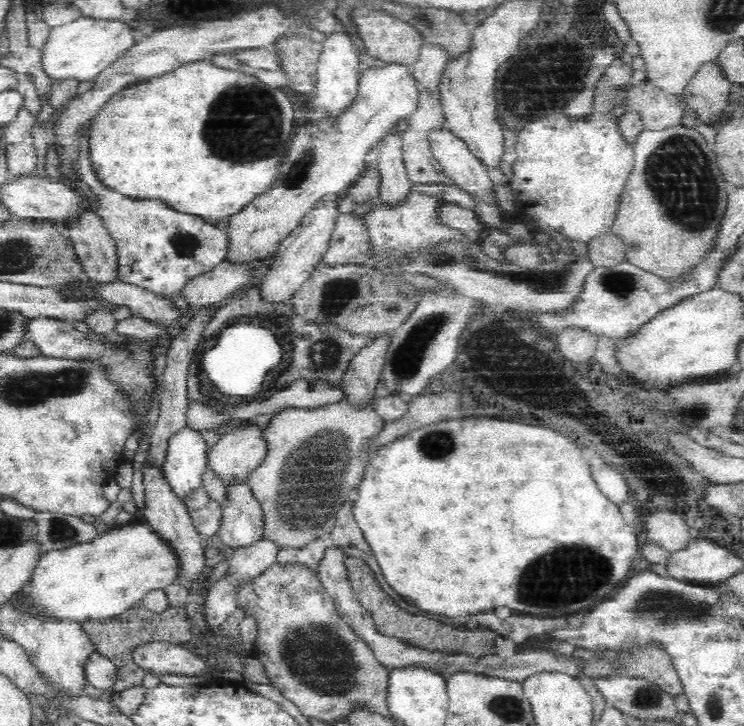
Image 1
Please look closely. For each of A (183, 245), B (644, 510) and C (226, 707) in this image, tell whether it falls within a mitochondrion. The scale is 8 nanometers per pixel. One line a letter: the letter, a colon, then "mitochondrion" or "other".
A: mitochondrion
B: other
C: other

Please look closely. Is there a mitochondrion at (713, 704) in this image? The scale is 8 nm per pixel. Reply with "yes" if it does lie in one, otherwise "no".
yes

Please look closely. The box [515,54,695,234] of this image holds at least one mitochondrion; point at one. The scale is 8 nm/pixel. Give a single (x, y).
(544, 84)

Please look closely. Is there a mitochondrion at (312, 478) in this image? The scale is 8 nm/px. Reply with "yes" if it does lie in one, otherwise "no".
yes

